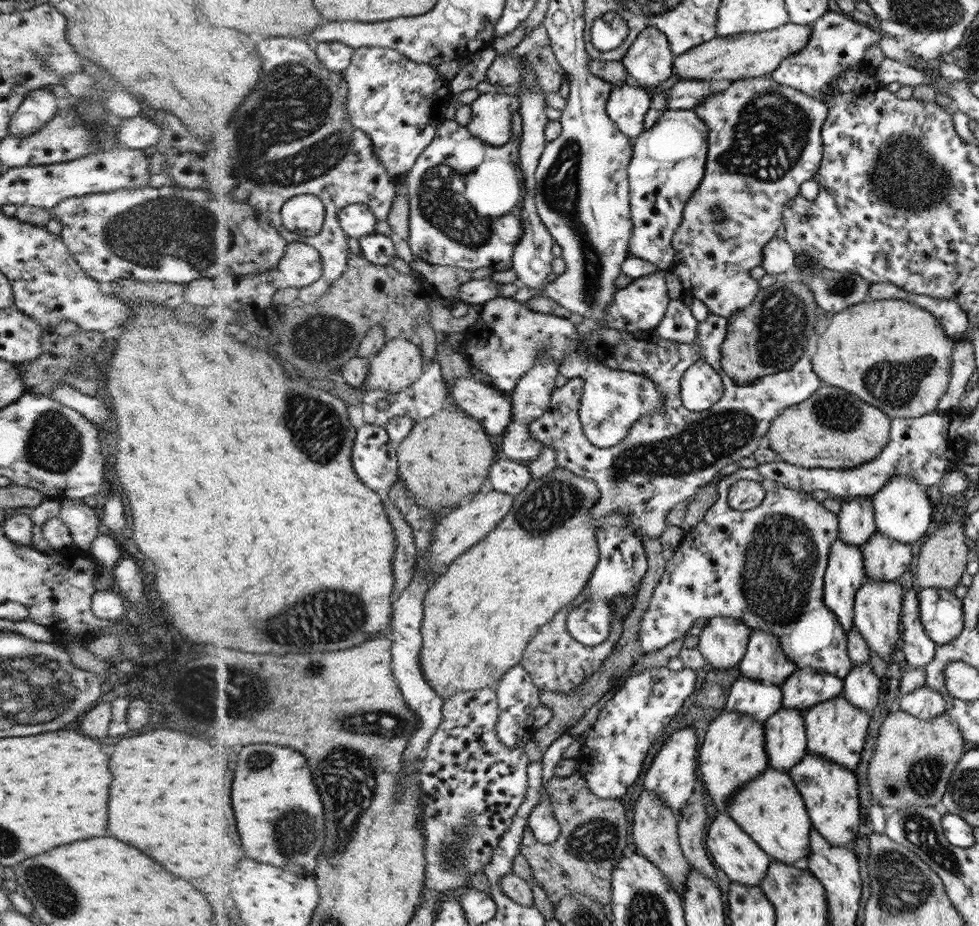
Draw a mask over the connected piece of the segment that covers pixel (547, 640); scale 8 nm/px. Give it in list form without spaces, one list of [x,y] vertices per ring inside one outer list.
[[[581,594],[568,606],[560,608],[550,623],[539,628],[538,634],[528,643],[526,650],[523,652],[520,664],[532,677],[536,688],[541,691],[573,692],[576,691],[576,688],[583,686],[587,678],[590,675],[594,675],[603,666],[604,660],[615,650],[616,643],[623,634],[624,616],[630,611],[635,599],[620,598],[615,600],[615,618],[611,624],[611,632],[608,638],[598,646],[580,644],[580,641],[577,641],[567,628],[567,616],[573,606],[578,606],[584,601],[584,595]]]

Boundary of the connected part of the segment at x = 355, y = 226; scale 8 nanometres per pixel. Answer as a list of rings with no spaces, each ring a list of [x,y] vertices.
[[[363,203],[347,206],[342,210],[339,217],[349,236],[359,240],[379,230],[379,217]]]

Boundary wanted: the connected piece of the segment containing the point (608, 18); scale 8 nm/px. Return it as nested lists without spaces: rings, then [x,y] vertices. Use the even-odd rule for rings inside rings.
[[[618,11],[607,12],[596,19],[591,28],[591,43],[601,51],[618,48],[629,35],[629,24]]]

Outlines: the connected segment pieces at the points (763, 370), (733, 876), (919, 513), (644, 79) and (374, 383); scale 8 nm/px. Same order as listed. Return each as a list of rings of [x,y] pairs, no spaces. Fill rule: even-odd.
[[[776,281],[768,288],[761,288],[759,294],[750,307],[744,307],[734,316],[728,318],[728,334],[722,344],[721,366],[728,376],[738,385],[749,385],[763,376],[786,372],[798,363],[806,350],[814,350],[818,342],[816,334],[816,320],[821,312],[821,307],[816,304],[815,293],[811,288],[800,281]]]
[[[718,813],[717,818],[708,828],[706,846],[718,867],[731,881],[739,884],[759,886],[771,868],[772,860],[769,854],[760,848],[758,842],[750,834],[743,832],[742,826],[727,813]]]
[[[896,475],[892,478],[884,488],[880,491],[876,491],[876,494],[872,496],[873,499],[873,509],[875,512],[875,523],[877,526],[876,532],[885,534],[889,536],[889,539],[900,541],[909,545],[916,542],[922,536],[928,534],[930,529],[930,522],[933,522],[932,516],[932,504],[930,504],[930,498],[924,490],[924,485],[916,482],[912,477],[908,475]]]
[[[646,27],[621,63],[626,67],[630,81],[654,88],[672,74],[675,62],[672,56],[667,36],[657,28]]]
[[[398,338],[374,357],[365,392],[386,390],[400,393],[412,387],[424,372],[425,352],[416,341]]]

